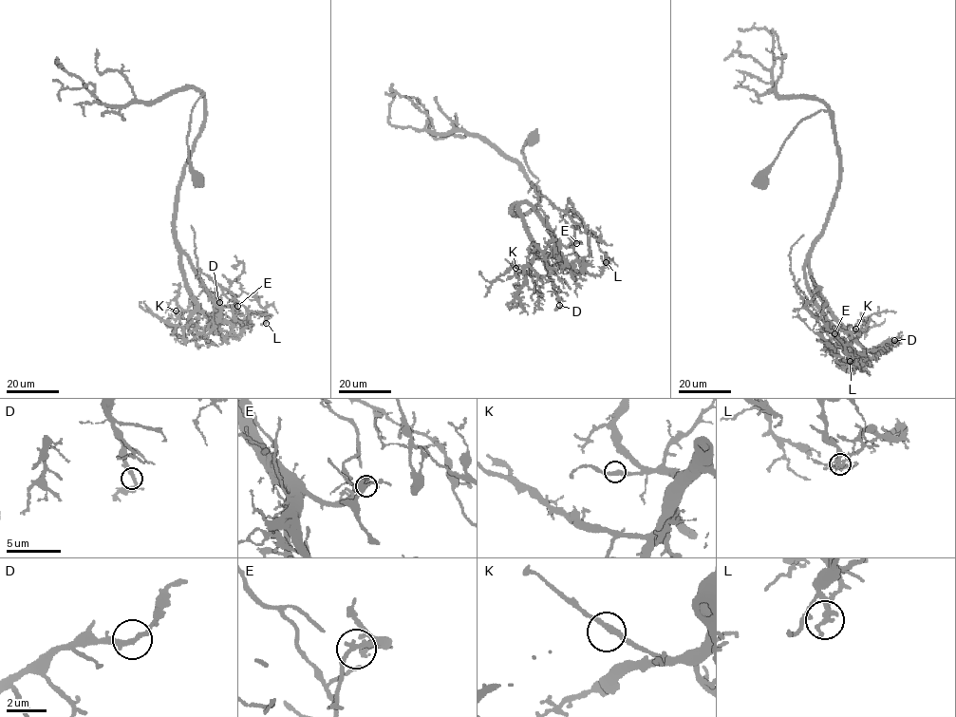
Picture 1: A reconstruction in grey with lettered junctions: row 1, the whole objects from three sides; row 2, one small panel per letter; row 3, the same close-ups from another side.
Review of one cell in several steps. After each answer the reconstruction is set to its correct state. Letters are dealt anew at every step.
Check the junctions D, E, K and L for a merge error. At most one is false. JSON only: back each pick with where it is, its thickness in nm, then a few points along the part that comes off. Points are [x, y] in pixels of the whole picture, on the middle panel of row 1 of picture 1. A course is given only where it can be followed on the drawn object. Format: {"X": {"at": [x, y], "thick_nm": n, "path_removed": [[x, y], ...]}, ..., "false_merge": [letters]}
{"L": {"at": [606, 262], "thick_nm": 240, "path_removed": [[606, 261], [590, 231], [539, 195], [540, 207], [554, 235], [554, 253], [570, 268], [567, 260]]}, "false_merge": ["L"]}

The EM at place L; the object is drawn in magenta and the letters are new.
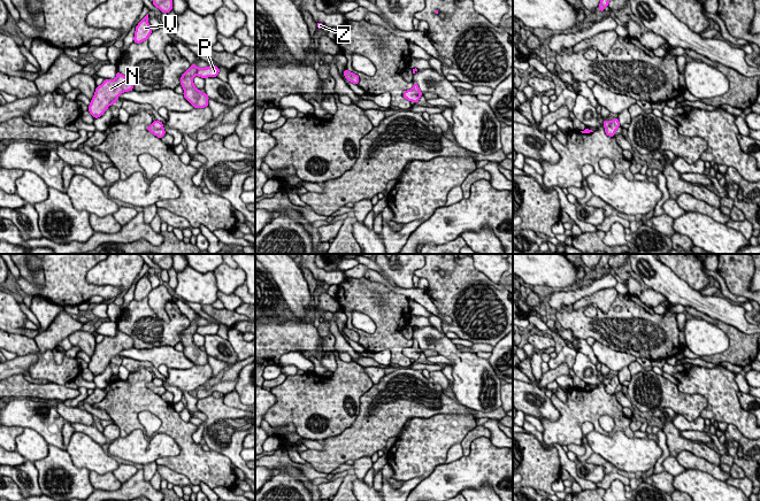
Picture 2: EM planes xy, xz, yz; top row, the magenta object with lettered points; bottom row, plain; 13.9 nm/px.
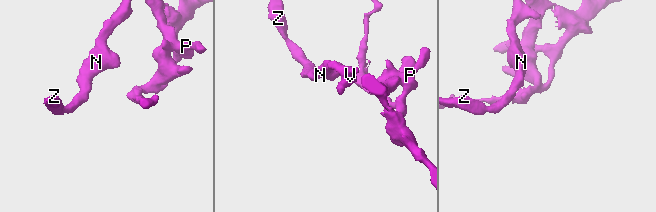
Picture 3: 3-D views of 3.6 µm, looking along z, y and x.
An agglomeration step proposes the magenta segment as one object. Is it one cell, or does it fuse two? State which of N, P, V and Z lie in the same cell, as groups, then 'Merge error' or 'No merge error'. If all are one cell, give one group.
Groups: N V Z / P. Merge error

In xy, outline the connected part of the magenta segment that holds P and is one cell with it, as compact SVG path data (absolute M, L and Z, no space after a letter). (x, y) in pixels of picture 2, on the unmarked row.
M209 323L209 324L206 324L206 325L198 326L195 333L199 333L199 334L205 337L207 334L217 334L218 330L220 330L218 324Z

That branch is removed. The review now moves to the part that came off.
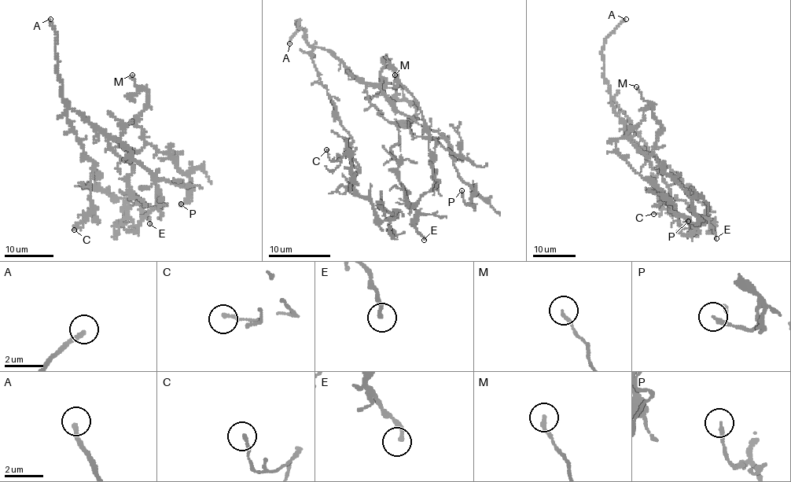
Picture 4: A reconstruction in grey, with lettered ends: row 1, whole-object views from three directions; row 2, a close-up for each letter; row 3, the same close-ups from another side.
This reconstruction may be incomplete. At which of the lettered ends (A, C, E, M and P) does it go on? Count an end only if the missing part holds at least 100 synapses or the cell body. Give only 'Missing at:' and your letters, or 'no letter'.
Missing at: A

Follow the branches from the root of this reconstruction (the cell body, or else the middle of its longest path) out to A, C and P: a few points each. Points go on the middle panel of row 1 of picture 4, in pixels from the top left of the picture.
A: (331, 53), (310, 45), (305, 38), (305, 29), (299, 27), (298, 20), (298, 31), (289, 43)
C: (331, 53), (317, 47), (312, 61), (352, 141), (345, 137), (349, 152), (339, 160), (331, 160), (326, 149)
P: (331, 53), (399, 112), (440, 134), (475, 193), (471, 203), (461, 190)

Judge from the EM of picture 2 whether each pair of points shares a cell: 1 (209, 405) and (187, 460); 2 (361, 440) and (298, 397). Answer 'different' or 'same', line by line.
1: different
2: different

